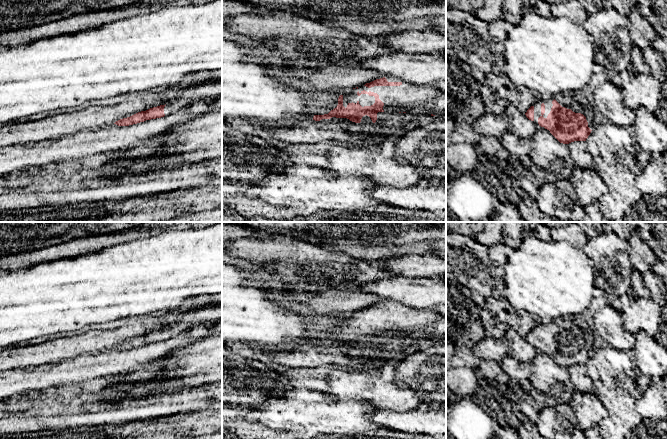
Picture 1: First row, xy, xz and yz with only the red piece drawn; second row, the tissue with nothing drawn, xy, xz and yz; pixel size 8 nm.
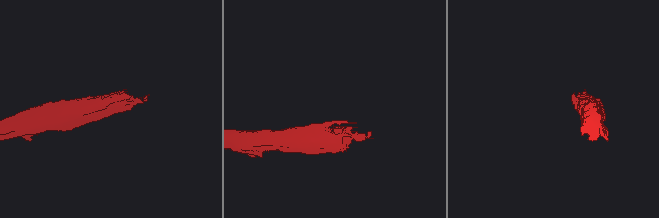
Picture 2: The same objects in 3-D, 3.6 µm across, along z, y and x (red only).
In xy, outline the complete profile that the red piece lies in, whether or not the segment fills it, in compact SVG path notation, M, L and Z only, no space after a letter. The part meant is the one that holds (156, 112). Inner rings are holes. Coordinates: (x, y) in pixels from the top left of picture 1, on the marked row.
M222 70L214 72L210 80L184 89L181 94L166 105L150 108L146 111L138 112L130 117L120 119L114 124L118 126L129 126L144 122L146 120L164 117L176 113L196 102L216 102L222 98Z

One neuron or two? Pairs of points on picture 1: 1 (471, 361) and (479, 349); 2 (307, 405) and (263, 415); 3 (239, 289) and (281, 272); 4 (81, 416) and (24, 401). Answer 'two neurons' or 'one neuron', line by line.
1: two neurons
2: one neuron
3: two neurons
4: two neurons

